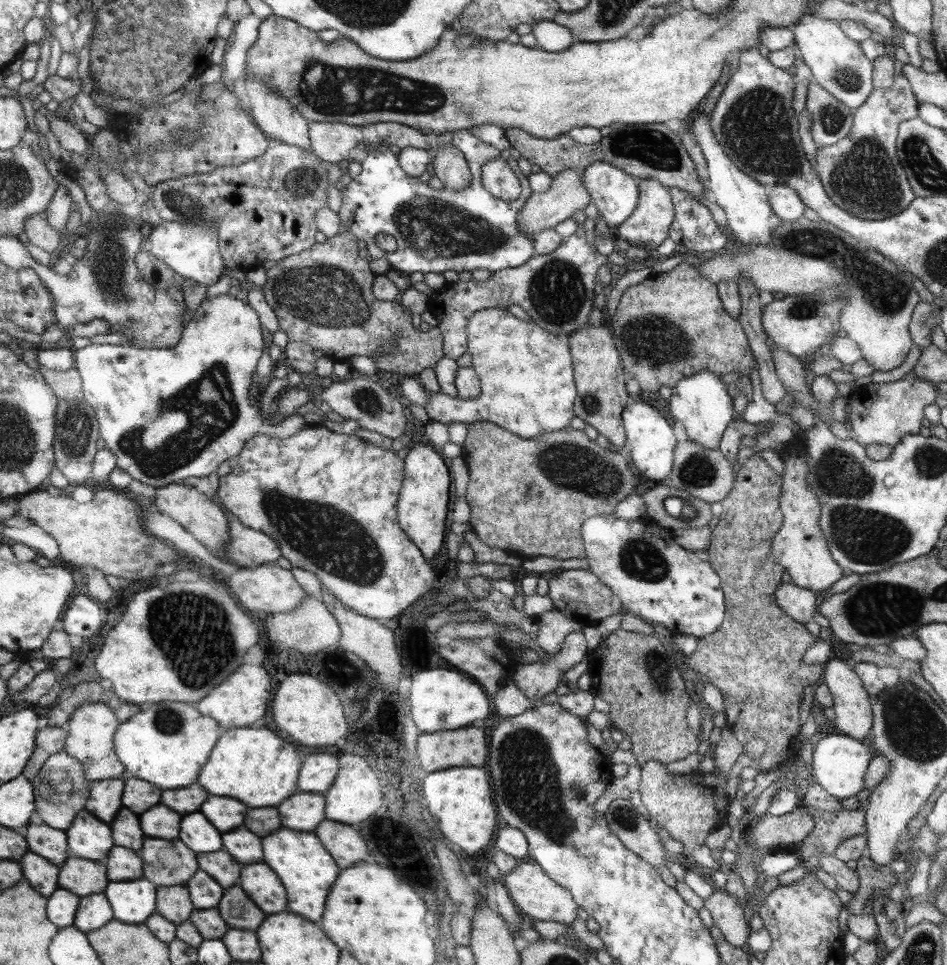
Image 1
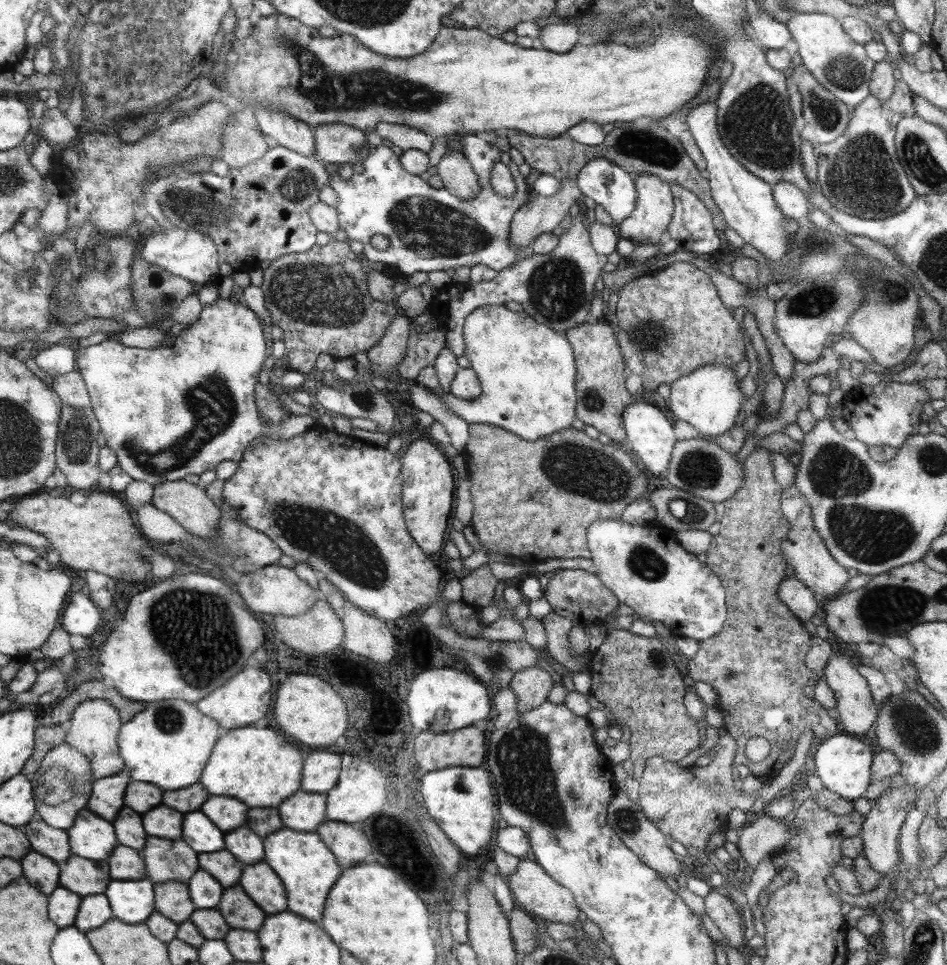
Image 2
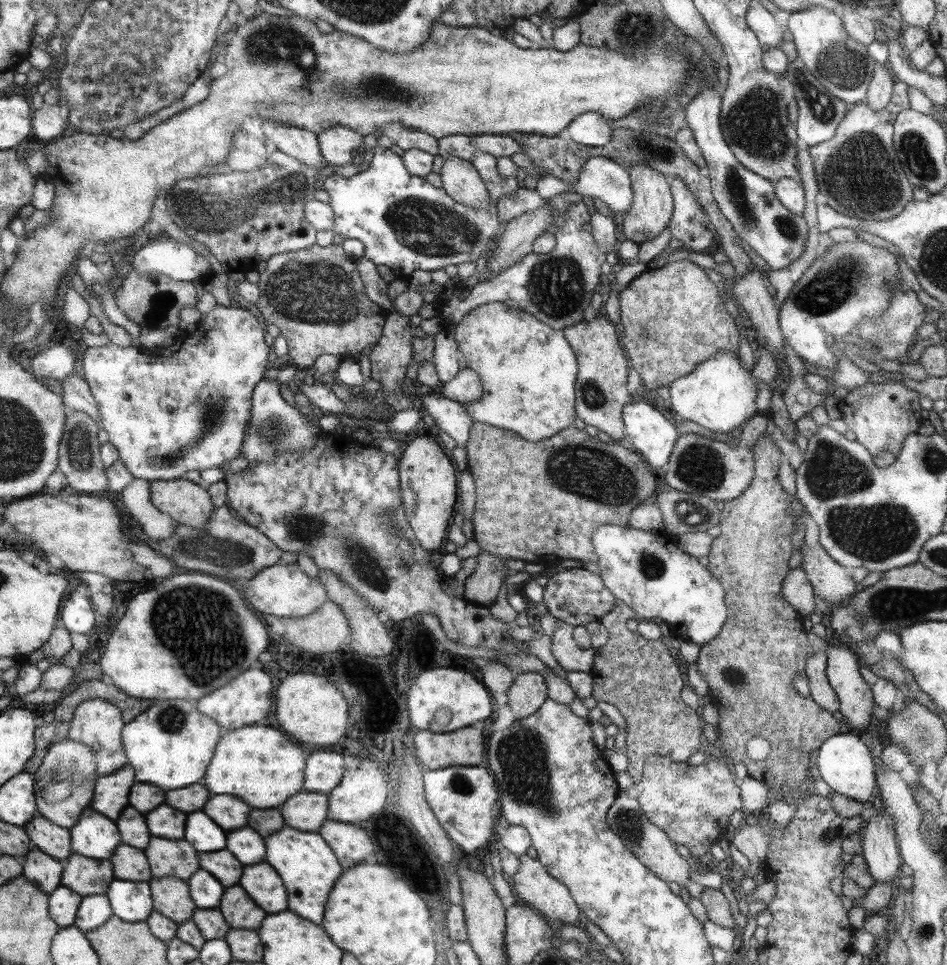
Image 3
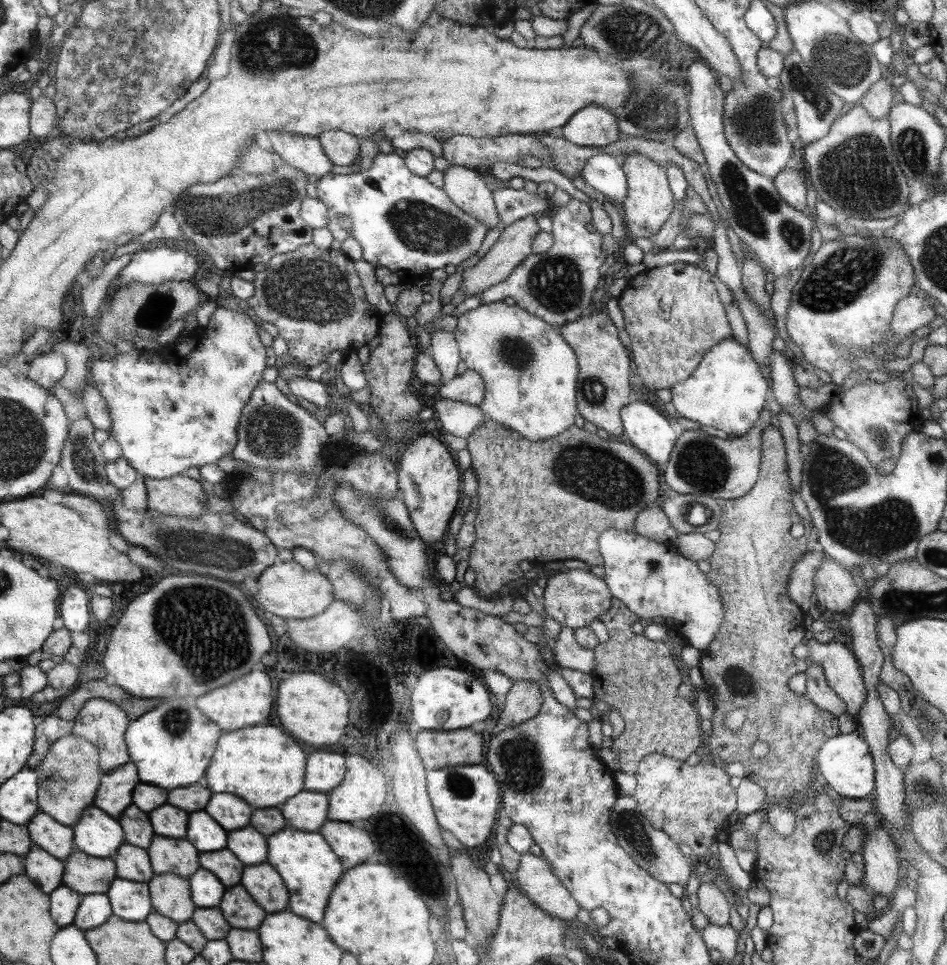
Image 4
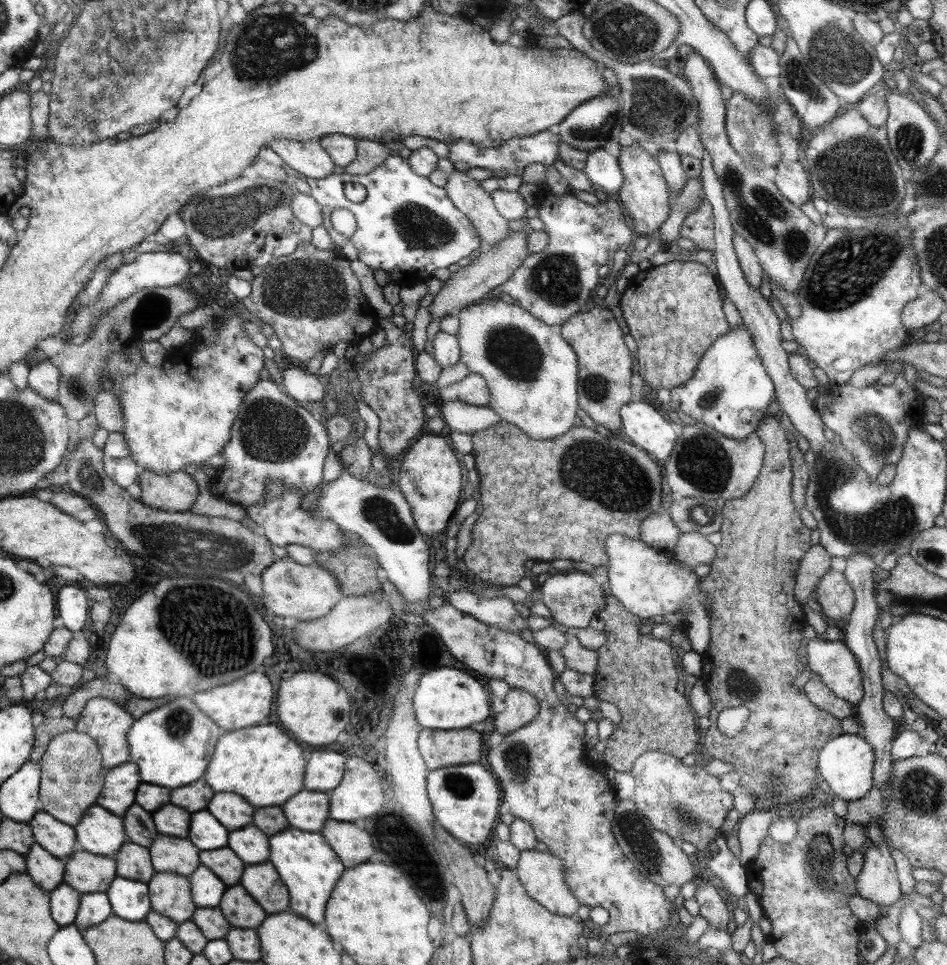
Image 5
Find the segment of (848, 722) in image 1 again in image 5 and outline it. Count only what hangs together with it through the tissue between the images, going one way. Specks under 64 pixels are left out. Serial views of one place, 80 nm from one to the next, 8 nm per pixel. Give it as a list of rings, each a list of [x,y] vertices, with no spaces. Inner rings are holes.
[[[817,636],[807,640],[804,649],[810,672],[819,676],[828,692],[855,707],[864,693],[862,674],[842,639],[827,641]]]

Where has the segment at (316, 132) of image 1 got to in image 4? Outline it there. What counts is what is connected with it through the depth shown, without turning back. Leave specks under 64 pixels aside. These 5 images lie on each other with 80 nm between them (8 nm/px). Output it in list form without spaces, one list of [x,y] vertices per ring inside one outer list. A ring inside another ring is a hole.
[[[342,130],[320,133],[317,137],[324,149],[325,156],[337,166],[350,166],[358,155],[360,138],[351,136]]]

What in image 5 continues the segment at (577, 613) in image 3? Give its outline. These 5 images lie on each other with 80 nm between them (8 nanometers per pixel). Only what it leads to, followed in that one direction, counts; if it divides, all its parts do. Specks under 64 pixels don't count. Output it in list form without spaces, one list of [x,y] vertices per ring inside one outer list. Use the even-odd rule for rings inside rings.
[[[578,570],[547,576],[546,581],[539,586],[540,600],[548,608],[554,623],[563,624],[569,631],[587,628],[596,614],[604,608],[600,582],[601,578],[593,573],[587,574]]]

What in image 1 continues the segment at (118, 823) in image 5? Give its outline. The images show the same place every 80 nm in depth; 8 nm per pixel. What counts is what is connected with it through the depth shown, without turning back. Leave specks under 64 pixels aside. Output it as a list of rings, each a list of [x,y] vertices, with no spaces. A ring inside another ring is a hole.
[[[86,809],[79,812],[73,826],[65,832],[72,855],[87,860],[106,861],[115,846],[111,826]]]

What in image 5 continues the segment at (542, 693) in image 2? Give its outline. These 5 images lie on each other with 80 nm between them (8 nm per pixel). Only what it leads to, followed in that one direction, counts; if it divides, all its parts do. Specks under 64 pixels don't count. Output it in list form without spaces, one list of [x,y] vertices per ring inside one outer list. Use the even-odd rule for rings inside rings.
[[[511,688],[504,698],[505,707],[495,717],[495,732],[505,736],[532,722],[539,714],[536,697],[520,688]]]

